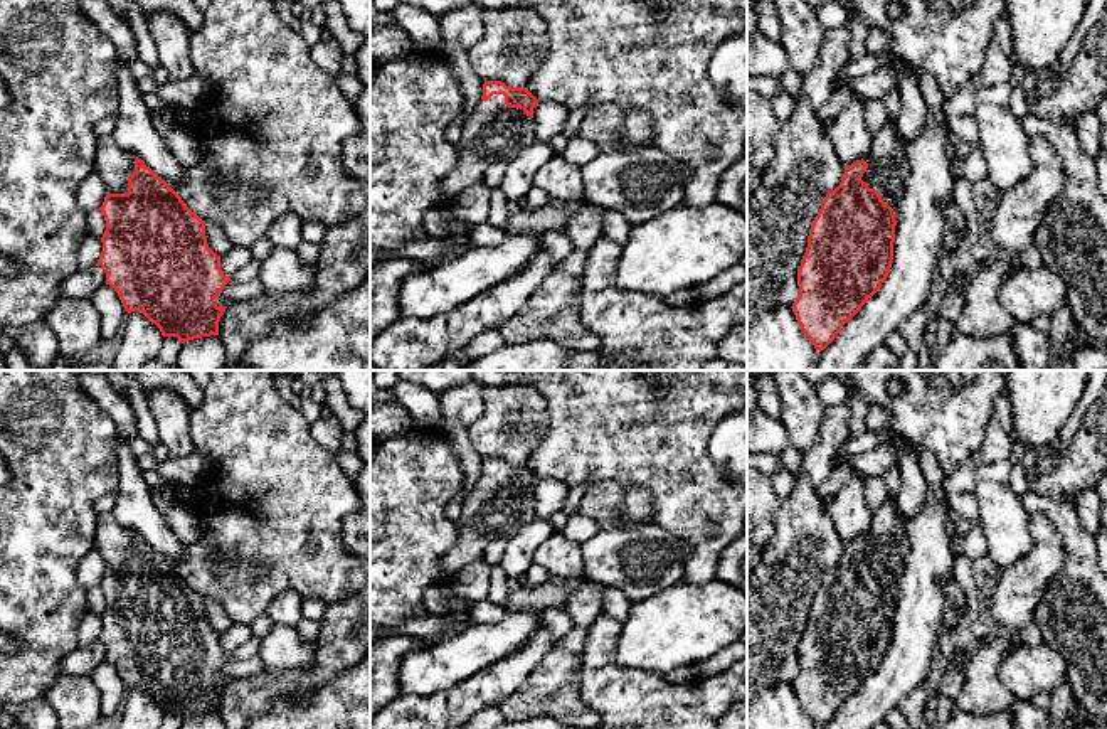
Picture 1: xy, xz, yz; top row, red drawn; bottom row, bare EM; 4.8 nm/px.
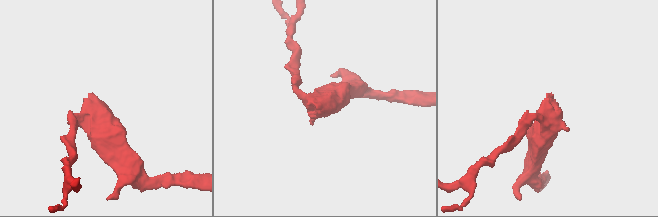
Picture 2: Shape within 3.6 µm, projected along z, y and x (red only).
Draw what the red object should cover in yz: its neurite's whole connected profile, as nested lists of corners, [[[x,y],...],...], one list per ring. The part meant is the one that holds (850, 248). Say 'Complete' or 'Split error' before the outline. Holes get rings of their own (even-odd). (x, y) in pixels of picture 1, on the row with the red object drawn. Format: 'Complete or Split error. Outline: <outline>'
Split error. Outline: [[[887,118],[873,135],[870,153],[845,167],[840,185],[826,194],[811,224],[797,269],[799,295],[791,308],[816,350],[824,350],[834,340],[888,276],[897,226],[890,204],[903,197],[903,182],[910,175],[905,148],[902,130]]]

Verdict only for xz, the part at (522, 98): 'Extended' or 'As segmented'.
Extended

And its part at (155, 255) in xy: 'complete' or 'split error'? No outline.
split error

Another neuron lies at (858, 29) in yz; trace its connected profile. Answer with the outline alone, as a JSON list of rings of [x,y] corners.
[[[836,0],[836,2],[845,5],[846,10],[850,12],[848,29],[851,32],[851,45],[850,45],[850,59],[848,59],[848,62],[860,61],[868,54],[866,47],[865,47],[865,40],[866,40],[870,27],[858,17],[853,3],[850,3],[846,0]]]

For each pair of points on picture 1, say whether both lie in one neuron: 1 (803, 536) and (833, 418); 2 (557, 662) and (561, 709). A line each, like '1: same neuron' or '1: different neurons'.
1: same neuron
2: same neuron

